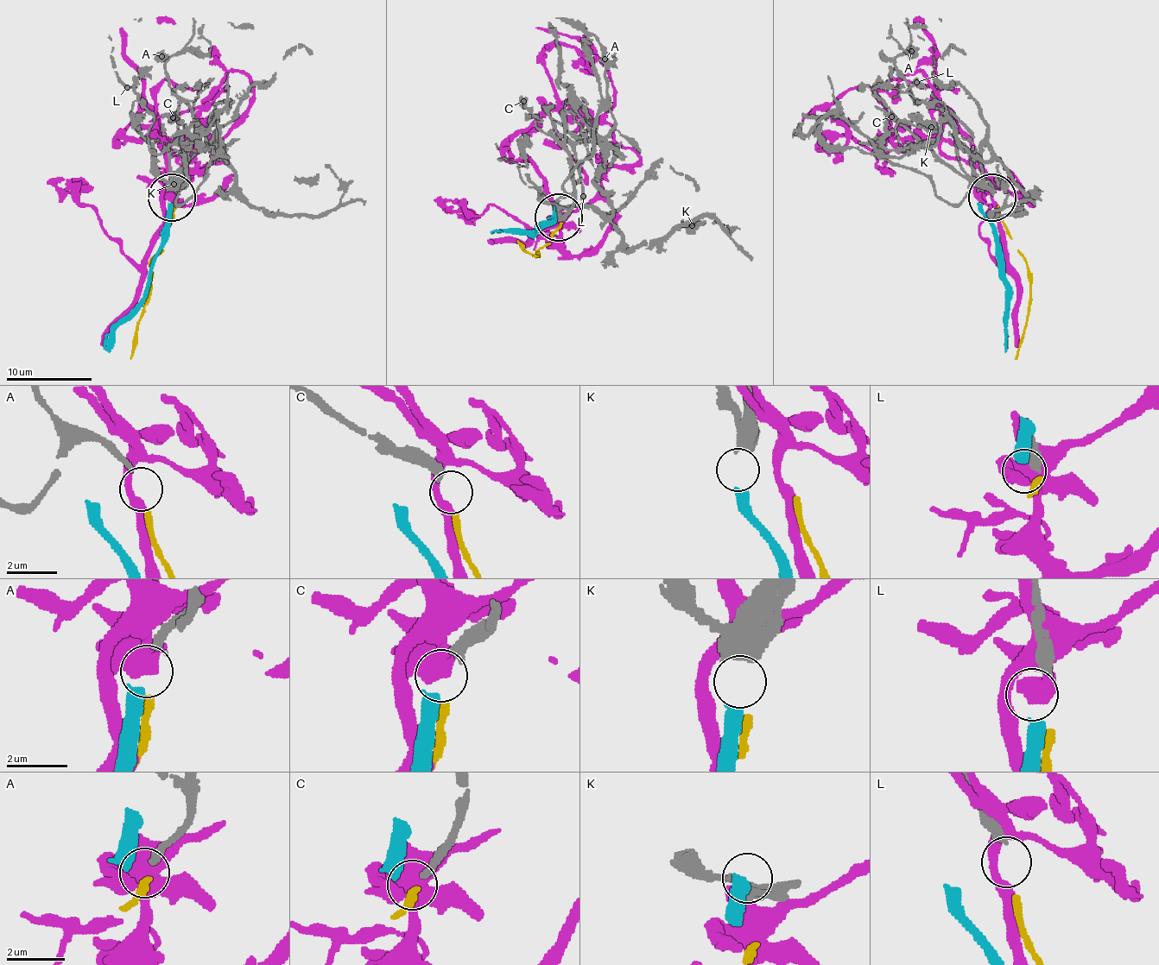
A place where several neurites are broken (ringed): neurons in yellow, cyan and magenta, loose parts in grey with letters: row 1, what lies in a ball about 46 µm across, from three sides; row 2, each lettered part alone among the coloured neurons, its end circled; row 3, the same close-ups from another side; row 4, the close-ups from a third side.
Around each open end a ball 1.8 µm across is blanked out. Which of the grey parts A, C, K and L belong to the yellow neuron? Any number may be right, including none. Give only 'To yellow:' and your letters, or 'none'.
To yellow: C

